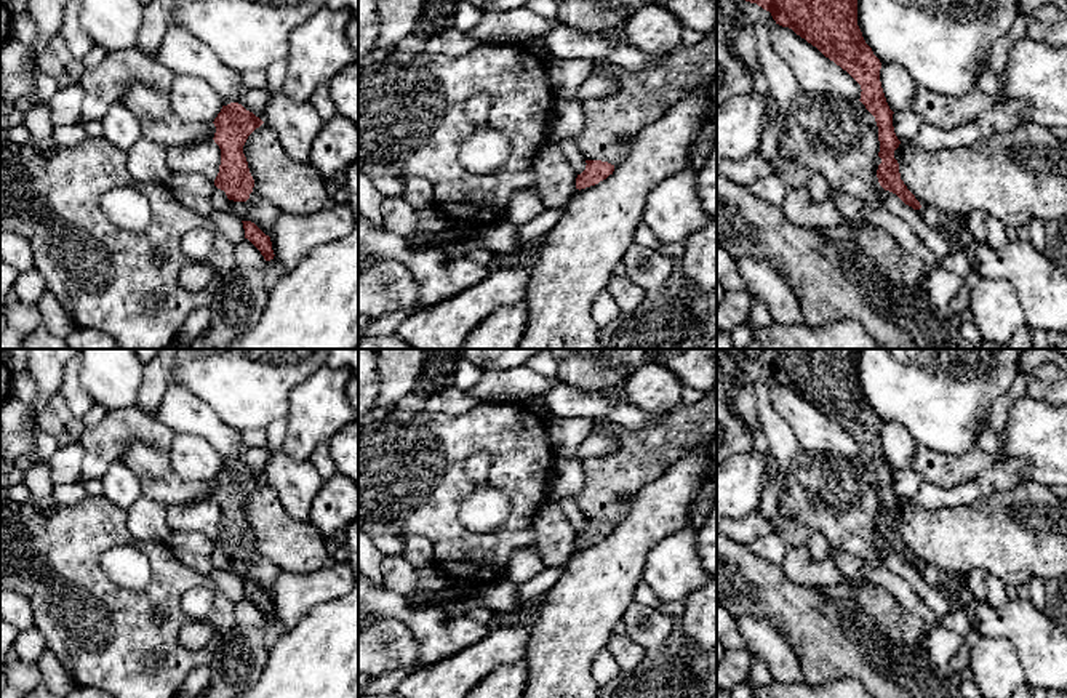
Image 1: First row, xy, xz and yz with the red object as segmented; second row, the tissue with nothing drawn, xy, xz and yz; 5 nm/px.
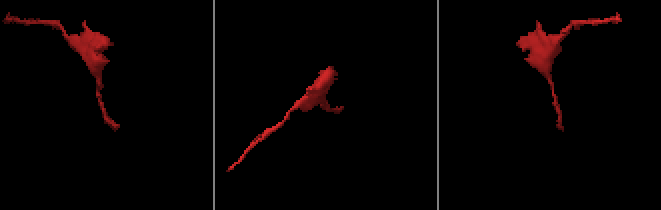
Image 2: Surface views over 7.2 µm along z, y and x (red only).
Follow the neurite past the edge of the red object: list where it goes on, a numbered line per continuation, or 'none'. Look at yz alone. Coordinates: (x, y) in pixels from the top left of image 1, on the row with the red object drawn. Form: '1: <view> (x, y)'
none

